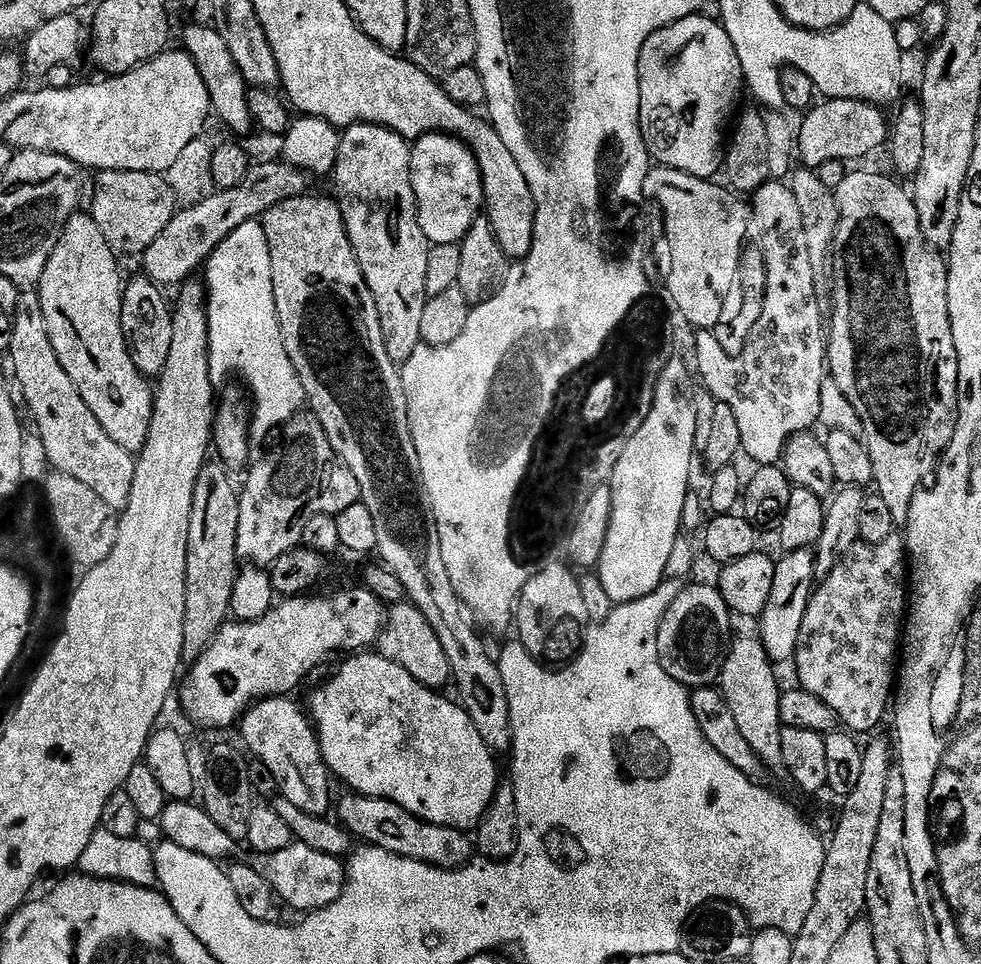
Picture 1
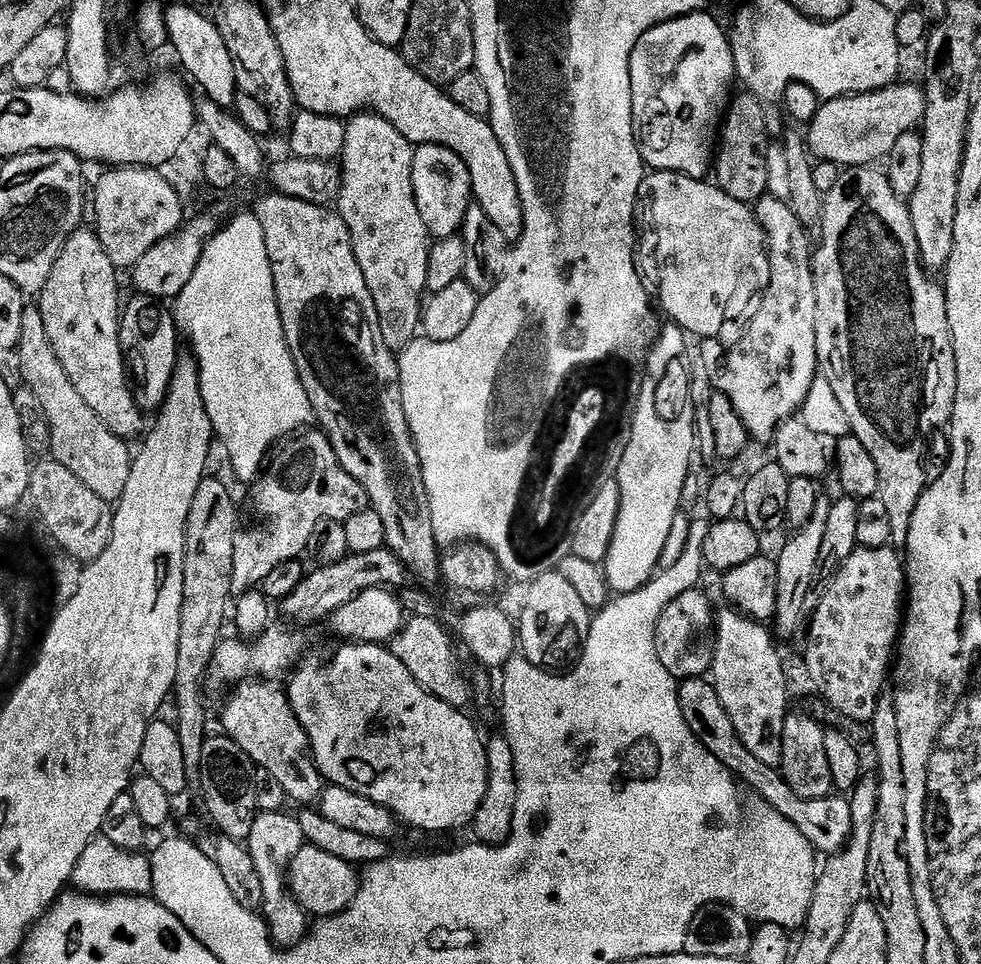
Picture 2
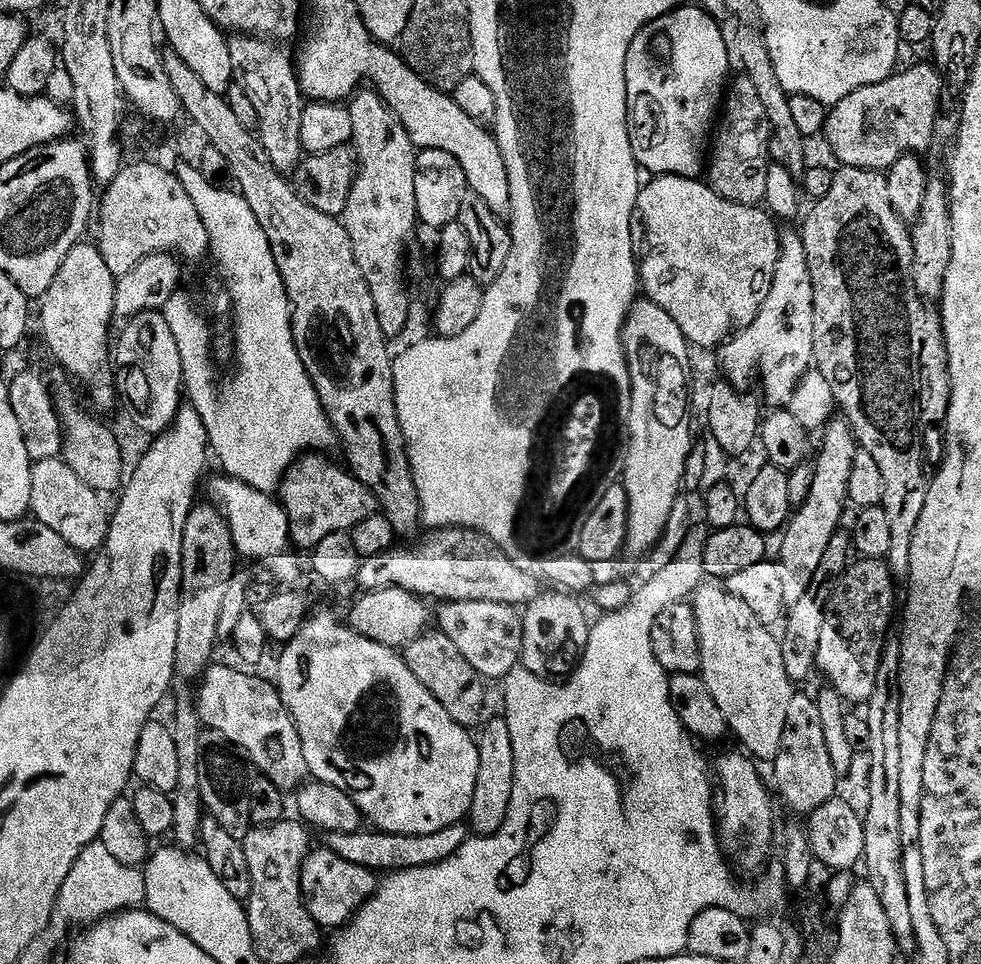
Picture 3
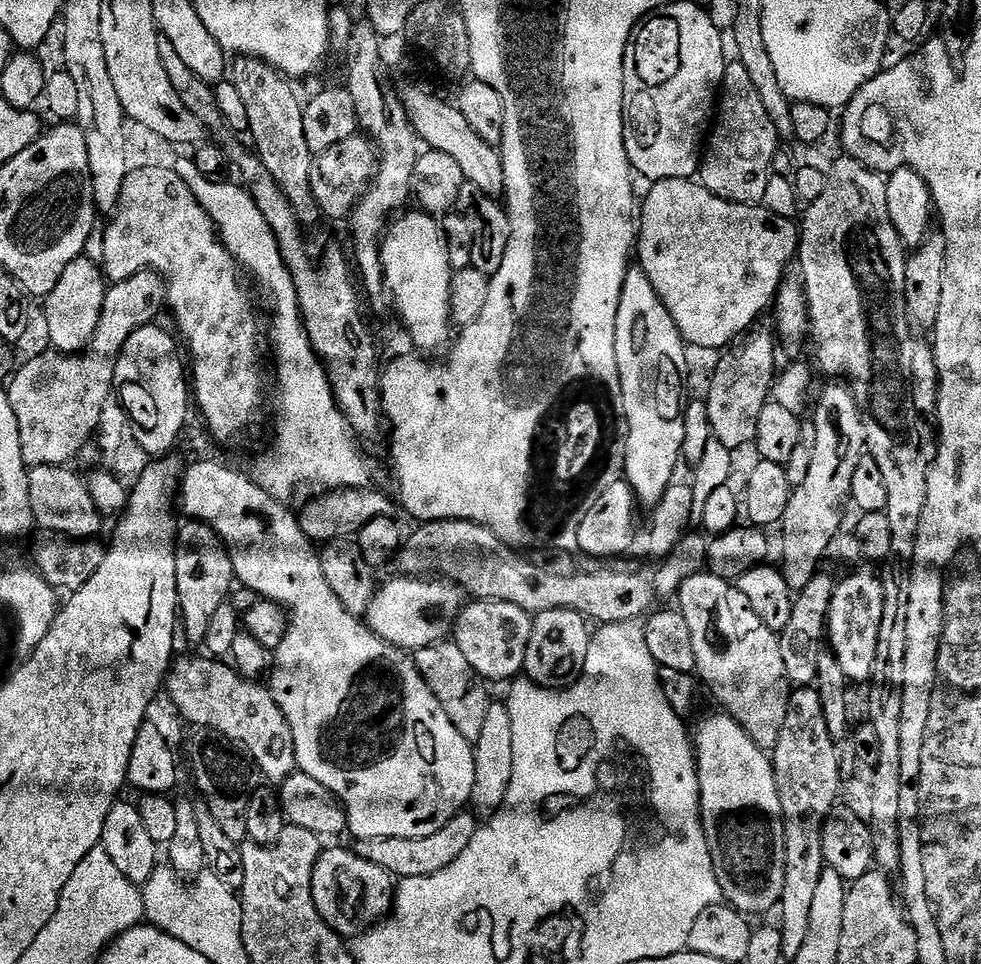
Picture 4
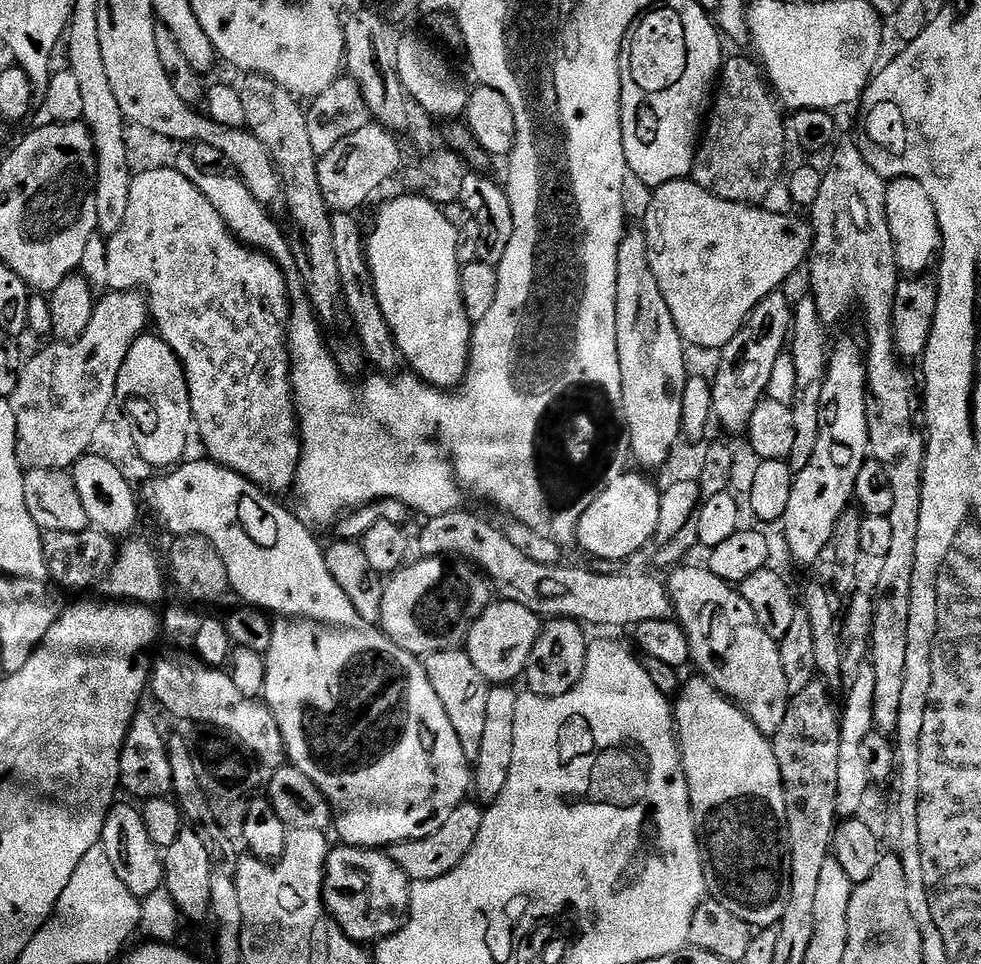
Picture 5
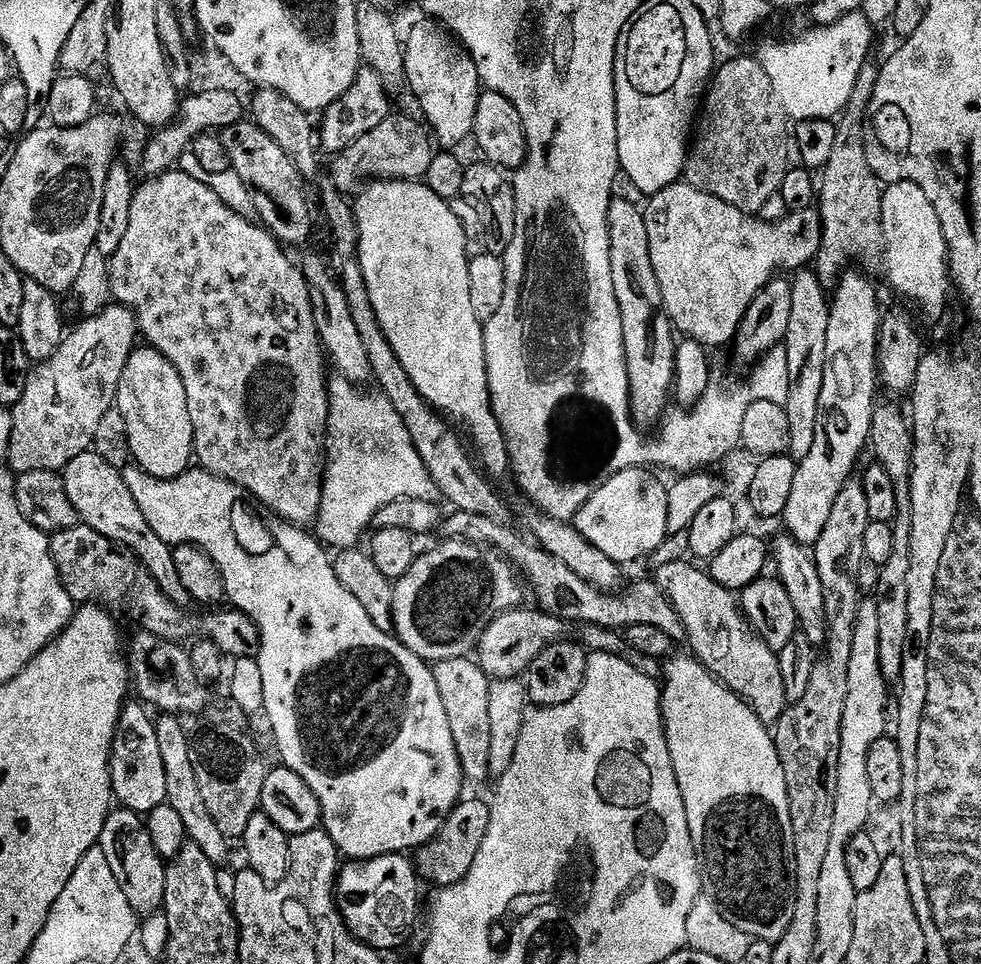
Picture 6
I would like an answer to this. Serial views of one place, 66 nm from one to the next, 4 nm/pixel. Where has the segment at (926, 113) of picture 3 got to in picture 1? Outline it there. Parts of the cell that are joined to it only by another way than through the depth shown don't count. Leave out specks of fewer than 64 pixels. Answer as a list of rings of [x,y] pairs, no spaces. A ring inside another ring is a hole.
[[[828,98],[820,103],[808,108],[803,113],[804,121],[800,128],[798,124],[798,160],[801,165],[815,170],[827,160],[860,160],[885,147],[890,120],[889,117],[884,117],[883,107],[868,104],[864,100]]]

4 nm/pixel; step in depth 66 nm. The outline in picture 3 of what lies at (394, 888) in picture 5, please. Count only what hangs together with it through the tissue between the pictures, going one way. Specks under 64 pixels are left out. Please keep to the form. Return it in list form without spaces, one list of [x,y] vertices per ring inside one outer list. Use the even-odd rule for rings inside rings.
[[[327,846],[309,851],[300,871],[300,889],[304,895],[304,905],[310,910],[314,922],[321,929],[339,930],[355,916],[364,901],[372,899],[378,887],[377,873],[369,868],[354,866],[354,862],[346,862]]]

